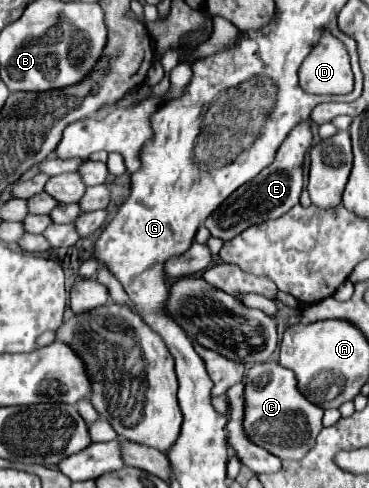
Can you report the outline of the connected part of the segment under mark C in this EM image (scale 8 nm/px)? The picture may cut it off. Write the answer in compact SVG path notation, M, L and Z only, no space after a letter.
M257 363L247 371L245 387L245 431L253 443L271 451L279 459L303 459L315 445L315 437L321 431L323 409L309 403L297 387L295 373L283 369L279 363Z

